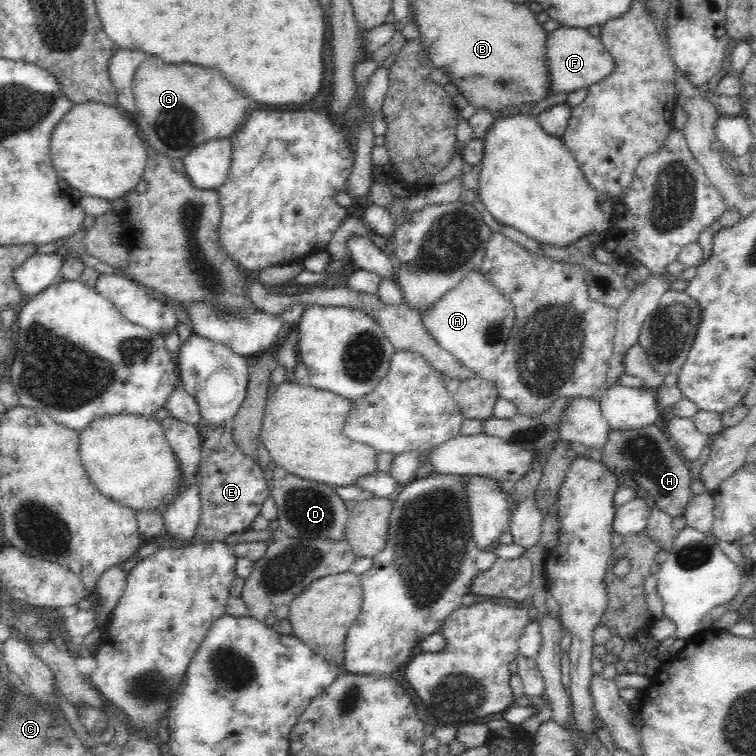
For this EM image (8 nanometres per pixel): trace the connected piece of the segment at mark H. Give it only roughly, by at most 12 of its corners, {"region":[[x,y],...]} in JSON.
{"region":[[655,424],[608,428],[600,463],[681,516],[689,462]]}

